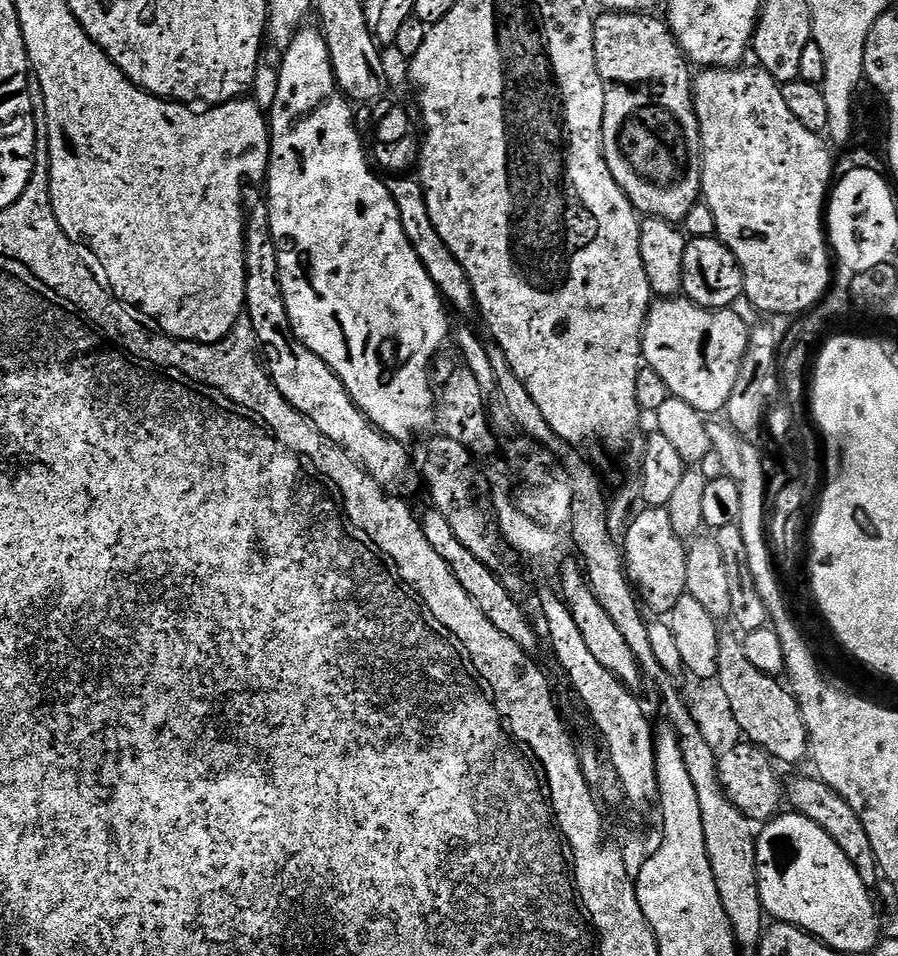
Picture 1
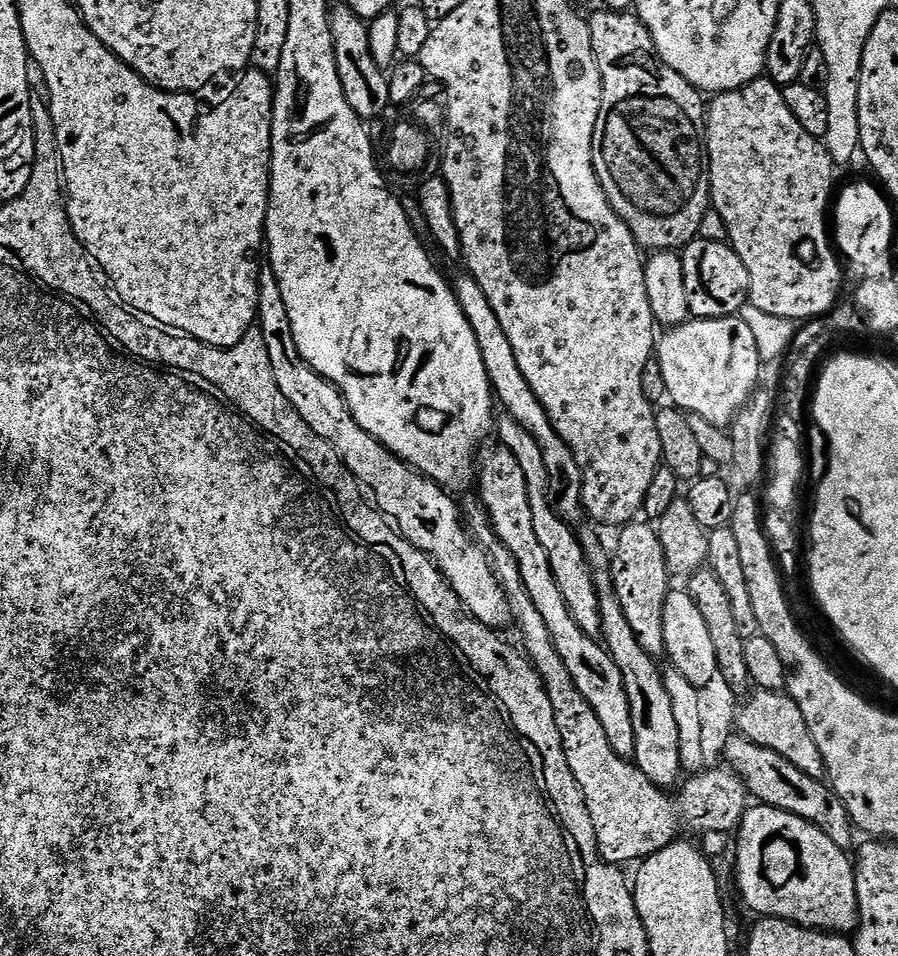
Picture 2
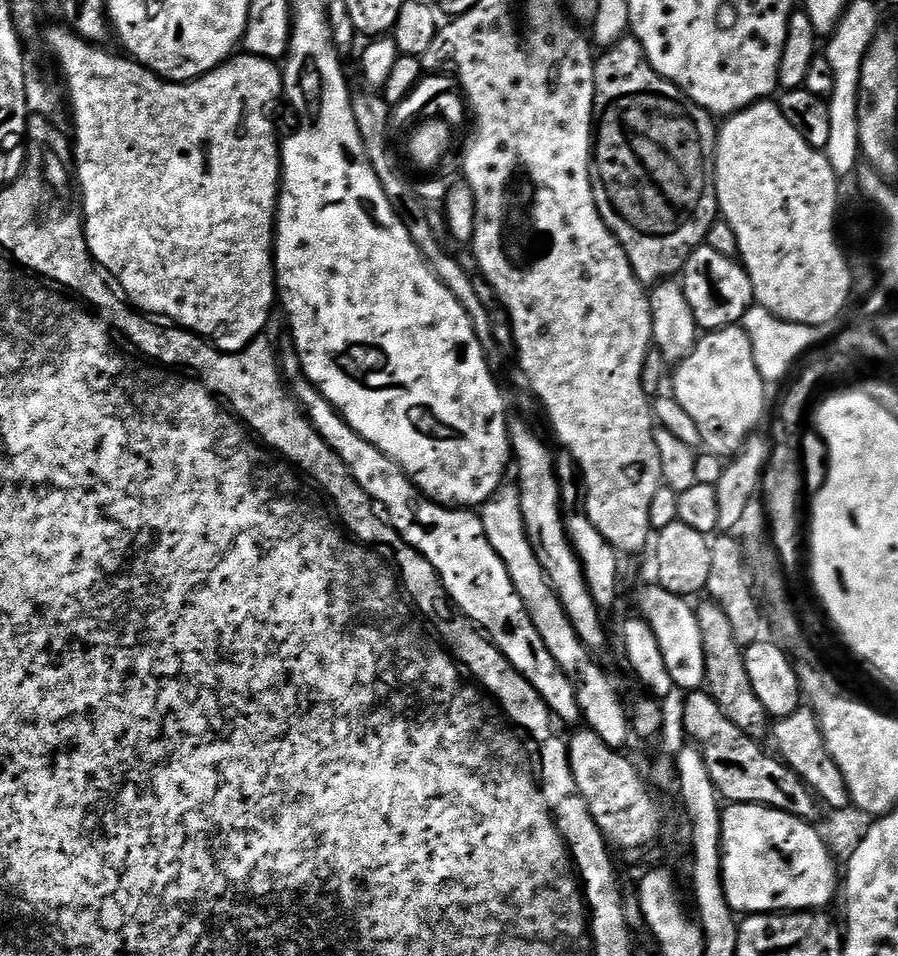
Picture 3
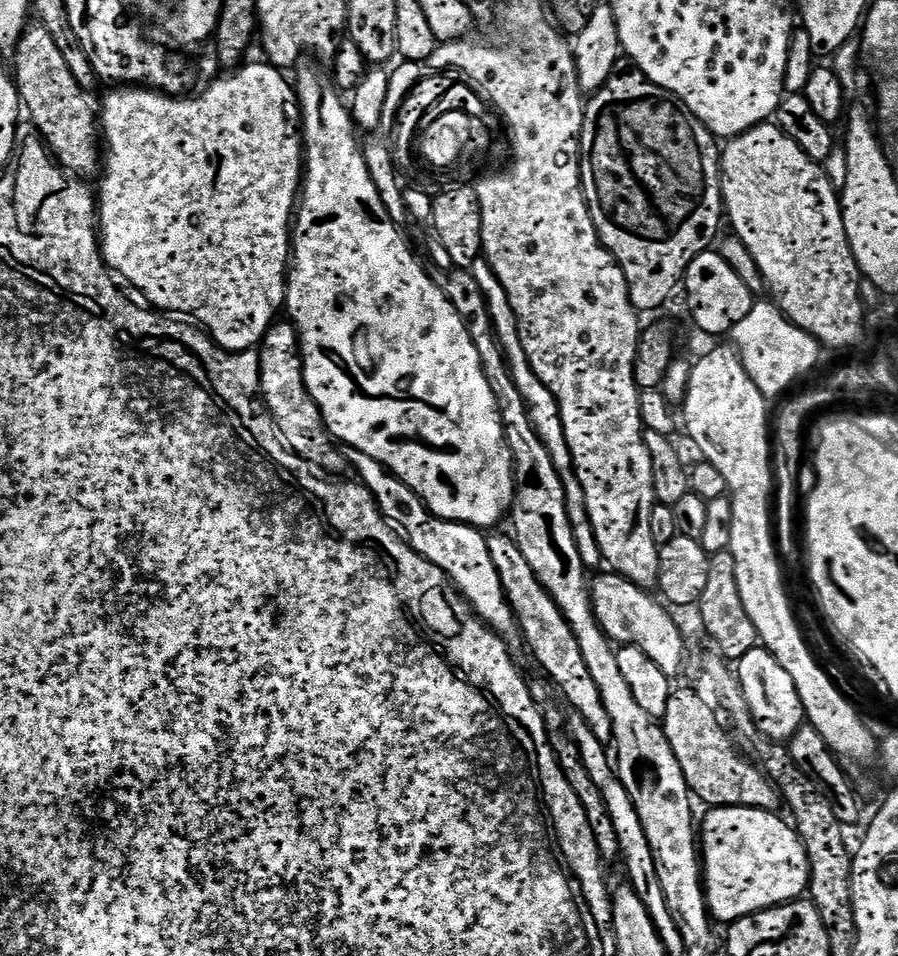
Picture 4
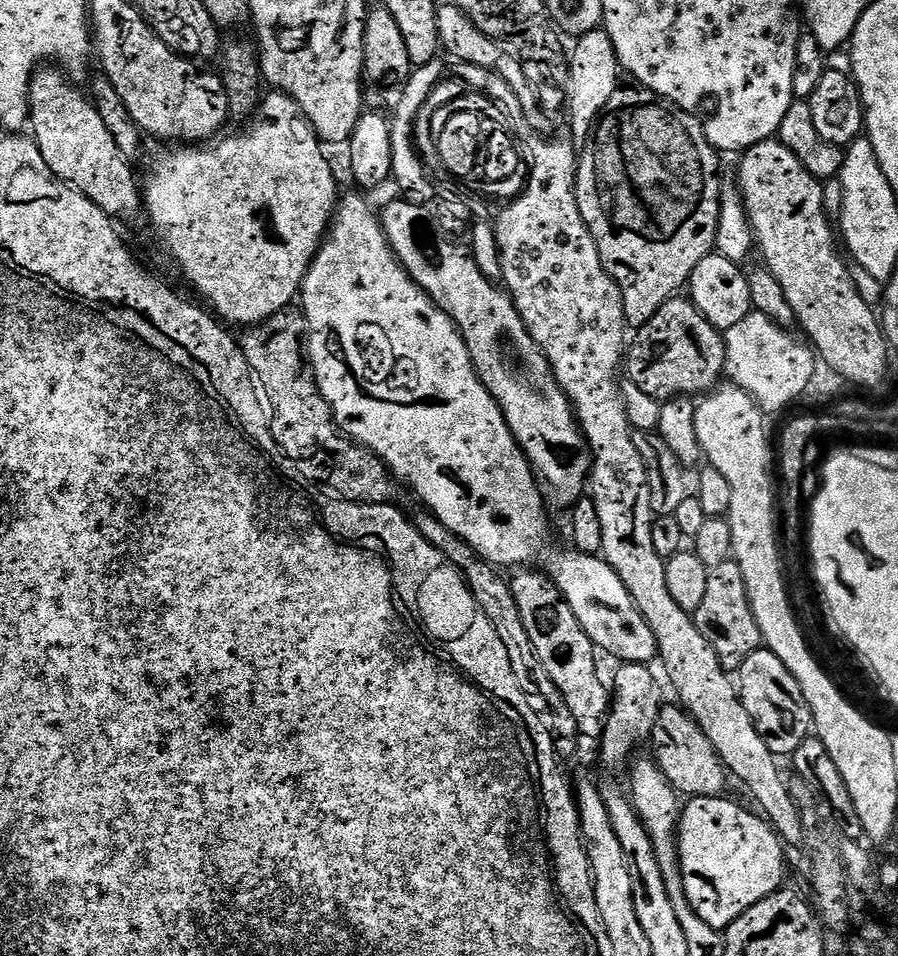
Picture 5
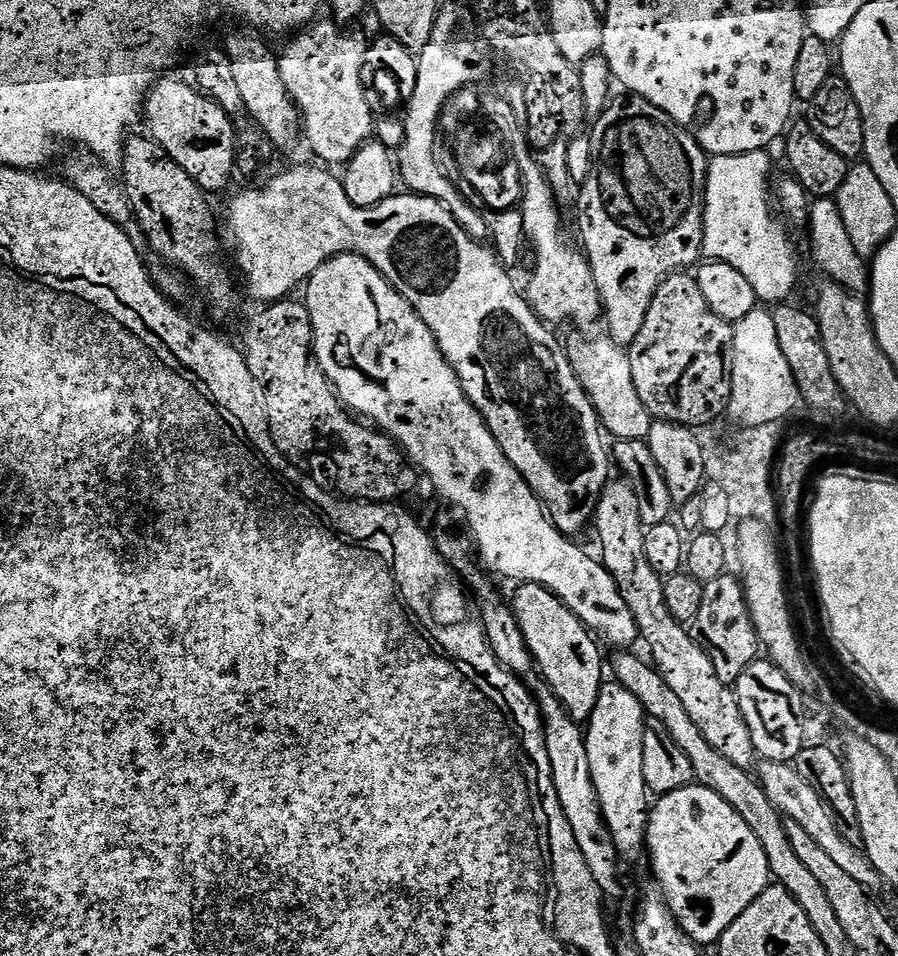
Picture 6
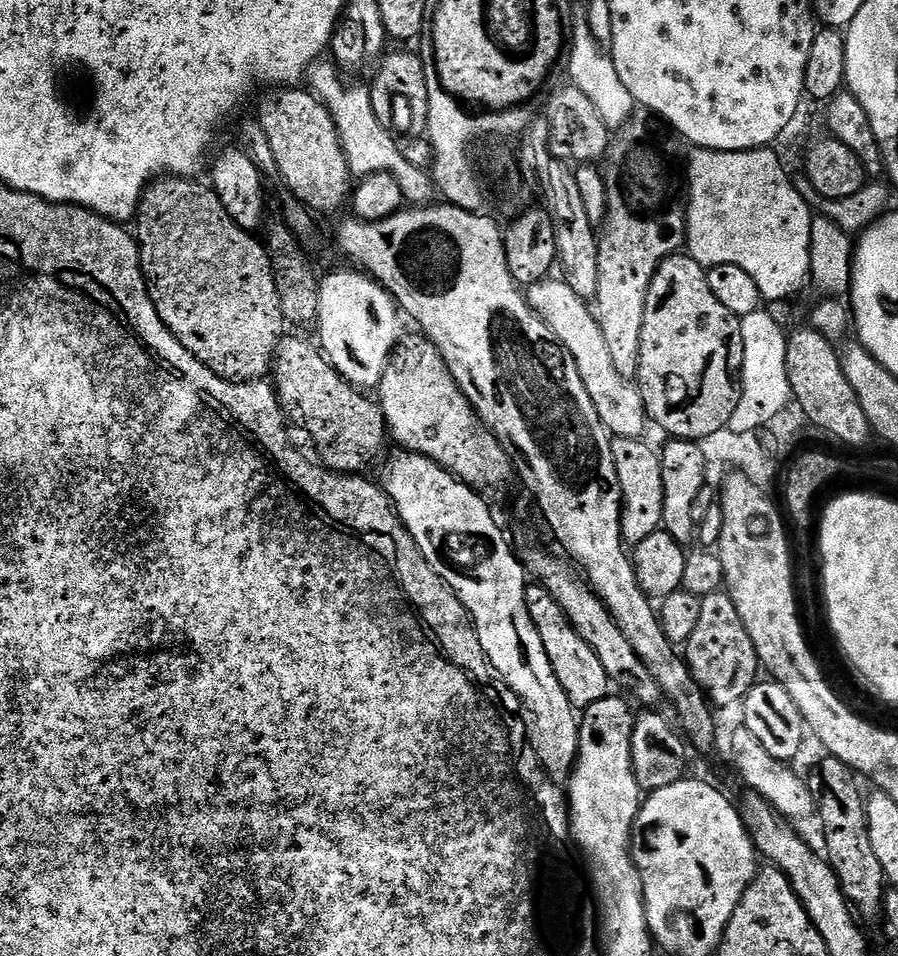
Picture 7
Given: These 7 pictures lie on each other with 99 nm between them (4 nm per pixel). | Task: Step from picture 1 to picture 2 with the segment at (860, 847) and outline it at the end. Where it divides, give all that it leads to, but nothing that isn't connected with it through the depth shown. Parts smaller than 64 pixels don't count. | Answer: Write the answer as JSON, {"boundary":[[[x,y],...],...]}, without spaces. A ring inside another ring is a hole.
{"boundary":[[[739,734],[733,735],[726,742],[723,759],[727,767],[740,775],[744,785],[748,787],[749,795],[759,803],[794,814],[825,832],[834,846],[851,849],[852,832],[854,833],[852,819],[842,798],[838,798],[838,794],[824,780],[815,780],[810,778],[810,774],[802,774],[802,770],[798,770],[794,762],[786,762],[782,754],[774,754],[774,750],[766,750]]]}

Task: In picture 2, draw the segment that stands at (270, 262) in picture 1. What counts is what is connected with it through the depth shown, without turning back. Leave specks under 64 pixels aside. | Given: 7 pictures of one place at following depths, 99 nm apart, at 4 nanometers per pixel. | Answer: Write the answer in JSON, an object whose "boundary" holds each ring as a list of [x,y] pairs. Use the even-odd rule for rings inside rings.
{"boundary":[[[268,266],[260,270],[256,318],[266,342],[266,354],[270,354],[274,382],[278,382],[278,390],[286,394],[286,402],[294,406],[302,422],[336,451],[340,461],[369,493],[372,491],[376,495],[375,507],[391,521],[396,531],[433,560],[454,594],[468,609],[469,616],[493,630],[509,627],[513,621],[508,596],[494,574],[487,552],[472,539],[462,519],[462,508],[460,512],[459,506],[452,501],[455,499],[440,485],[399,460],[378,442],[378,438],[366,434],[366,430],[358,426],[354,414],[350,414],[343,394],[301,358],[298,346],[294,346],[294,330],[290,330],[290,314],[286,314],[282,290]]]}

